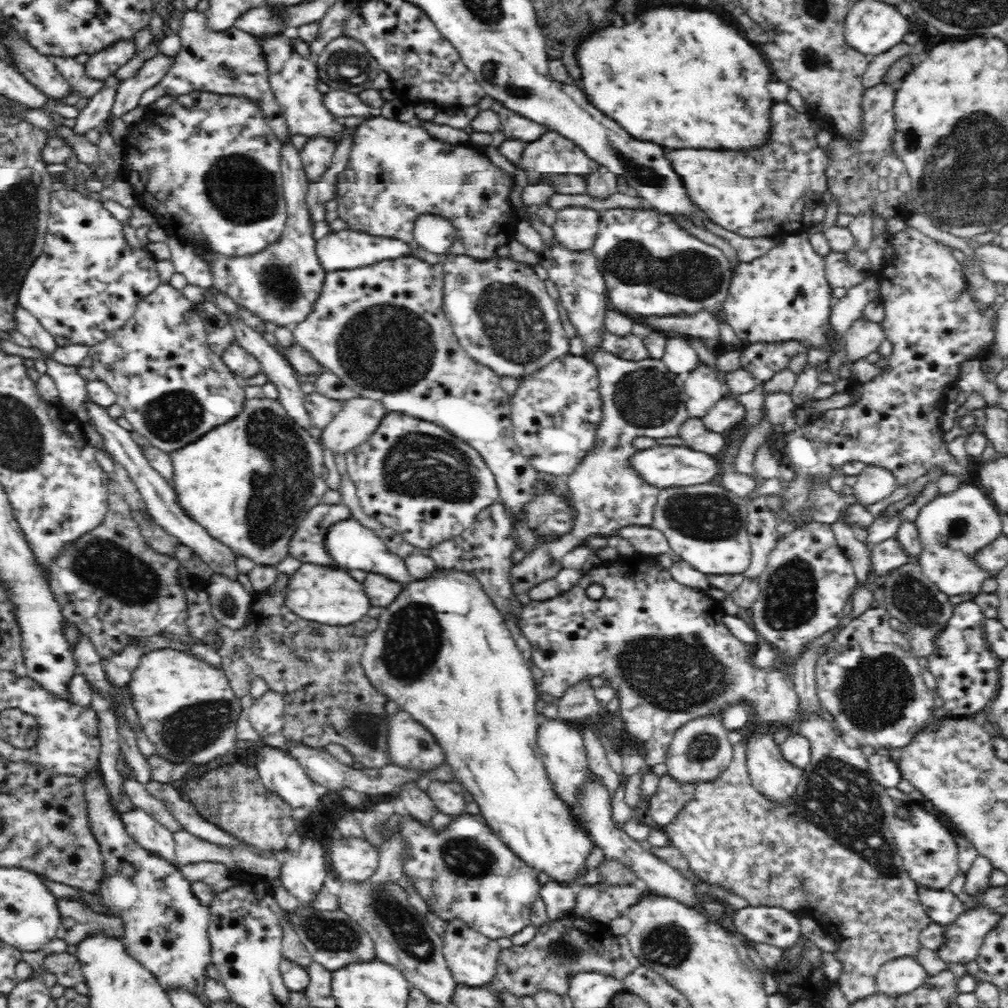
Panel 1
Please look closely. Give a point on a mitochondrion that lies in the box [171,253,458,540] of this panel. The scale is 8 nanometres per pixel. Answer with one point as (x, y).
(371, 359)

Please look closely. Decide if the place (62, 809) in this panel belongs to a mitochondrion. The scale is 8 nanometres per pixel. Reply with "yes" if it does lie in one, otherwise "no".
no

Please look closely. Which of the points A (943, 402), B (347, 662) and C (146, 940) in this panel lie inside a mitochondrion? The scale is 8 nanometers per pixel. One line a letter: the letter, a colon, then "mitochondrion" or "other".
A: other
B: other
C: other

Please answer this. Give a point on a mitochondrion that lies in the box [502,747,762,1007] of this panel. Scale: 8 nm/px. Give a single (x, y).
(565, 946)

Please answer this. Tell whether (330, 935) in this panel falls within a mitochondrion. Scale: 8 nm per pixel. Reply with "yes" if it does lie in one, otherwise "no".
yes

